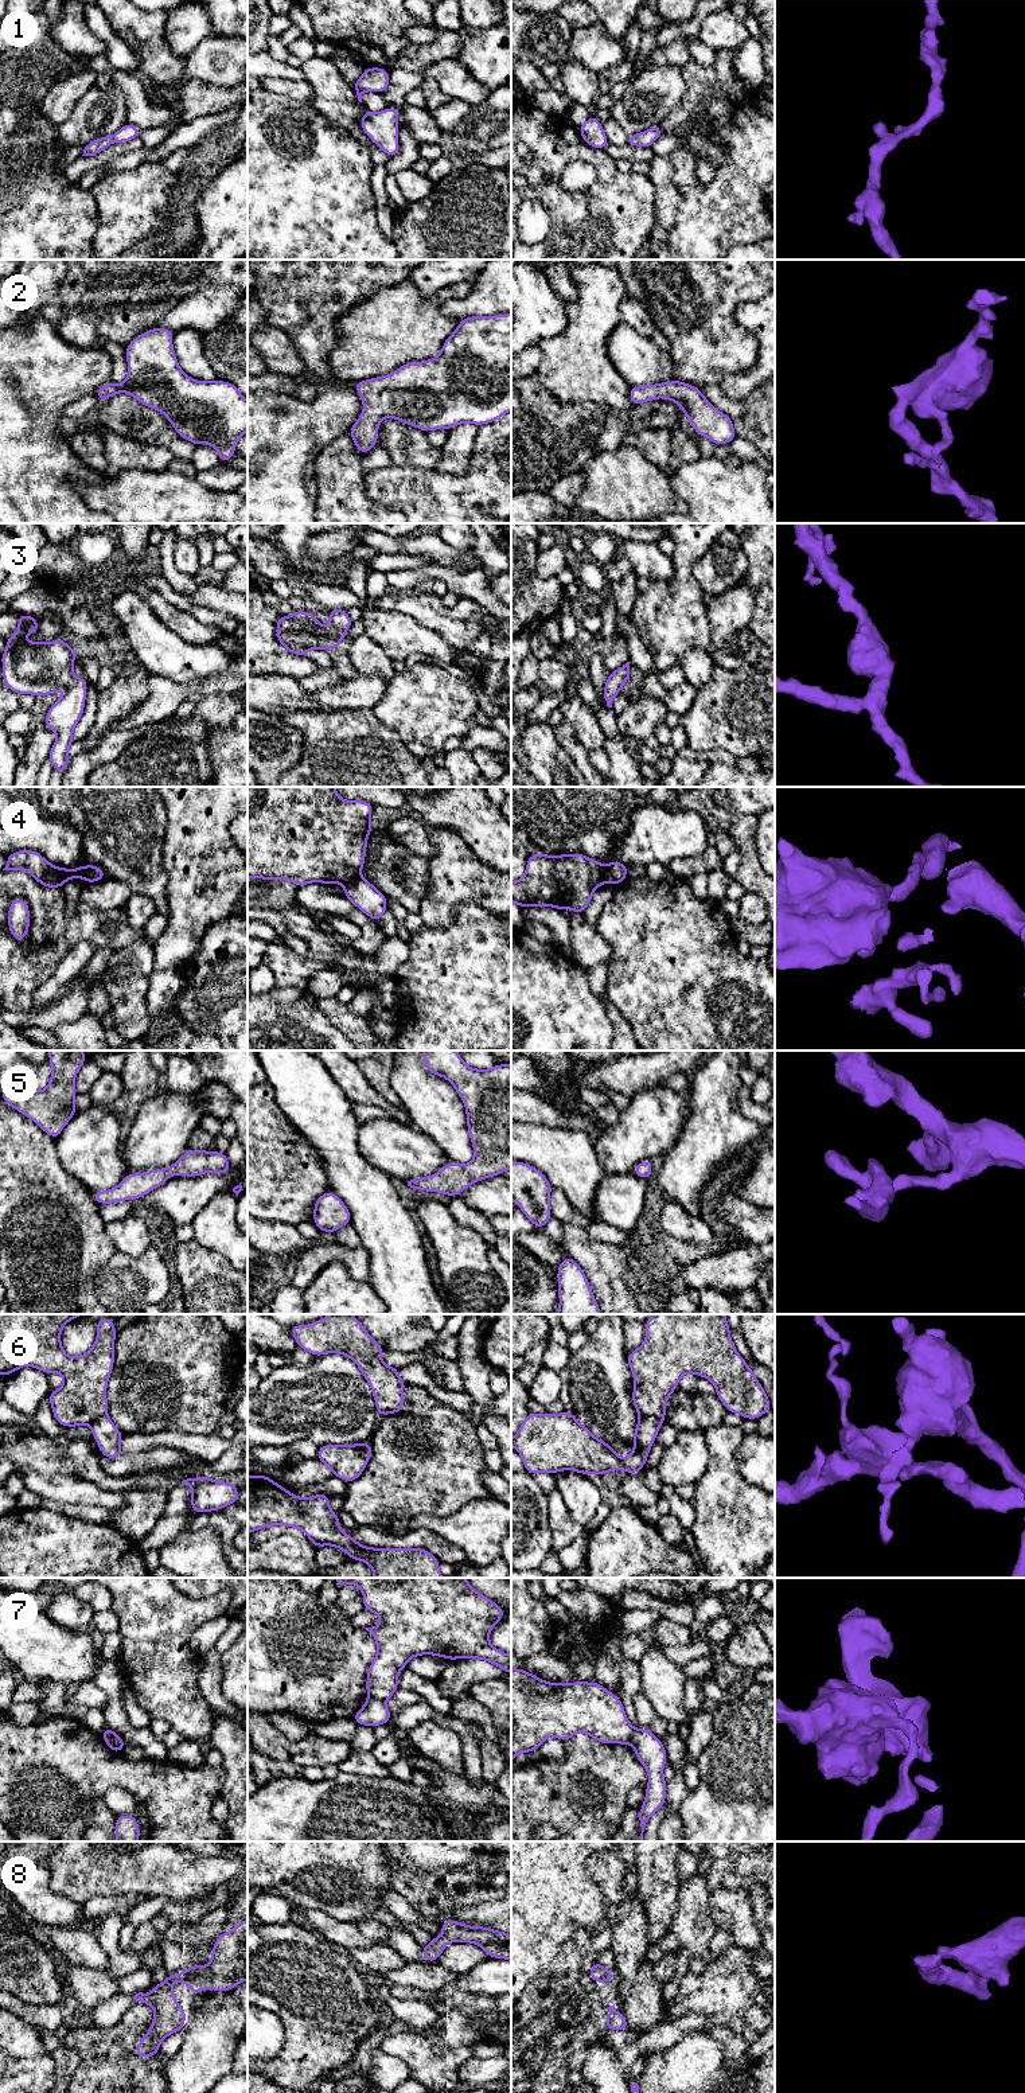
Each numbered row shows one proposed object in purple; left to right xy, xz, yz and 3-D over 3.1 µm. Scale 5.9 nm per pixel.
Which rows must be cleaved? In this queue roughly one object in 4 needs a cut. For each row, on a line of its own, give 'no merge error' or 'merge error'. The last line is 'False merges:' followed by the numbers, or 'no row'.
1: no merge error
2: no merge error
3: no merge error
4: merge error
5: no merge error
6: merge error
7: merge error
8: no merge error
False merges: 4, 6, 7

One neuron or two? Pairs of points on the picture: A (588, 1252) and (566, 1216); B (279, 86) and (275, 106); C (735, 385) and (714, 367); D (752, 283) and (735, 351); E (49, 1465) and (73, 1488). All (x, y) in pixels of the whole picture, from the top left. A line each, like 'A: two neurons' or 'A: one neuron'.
A: two neurons
B: two neurons
C: two neurons
D: one neuron
E: two neurons

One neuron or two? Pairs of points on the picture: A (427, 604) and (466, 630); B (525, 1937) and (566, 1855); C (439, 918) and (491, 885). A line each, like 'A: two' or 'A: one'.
A: one
B: one
C: one

